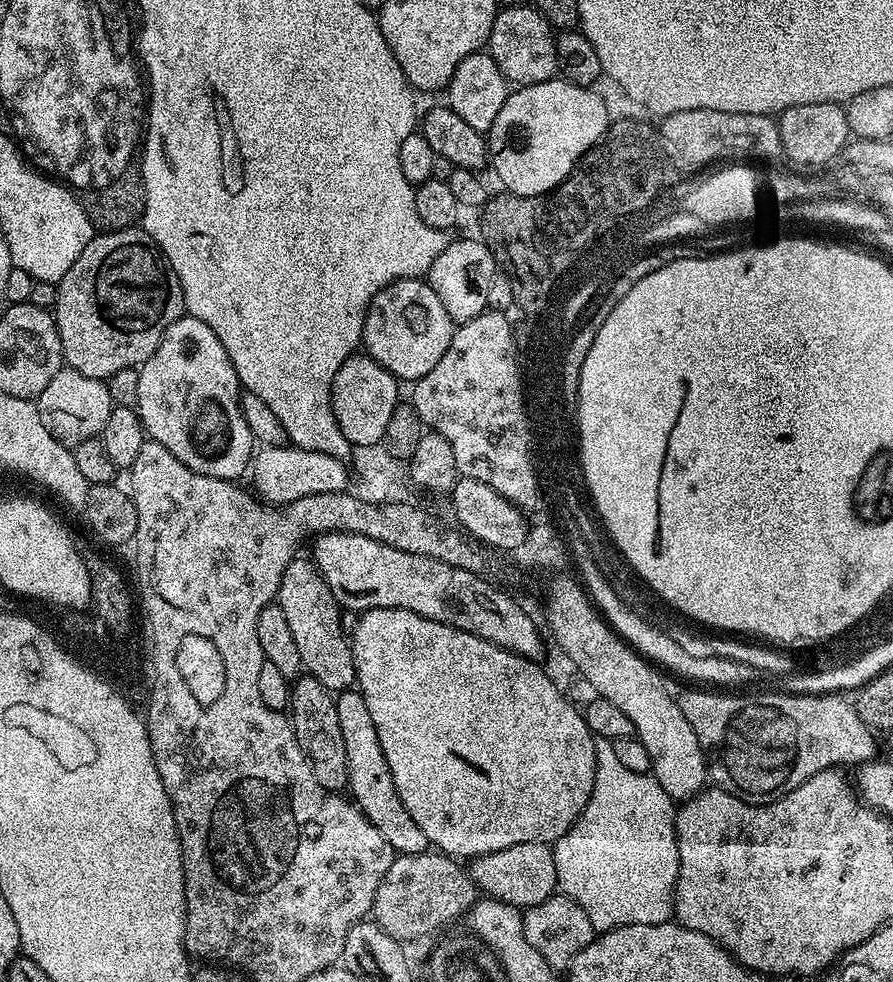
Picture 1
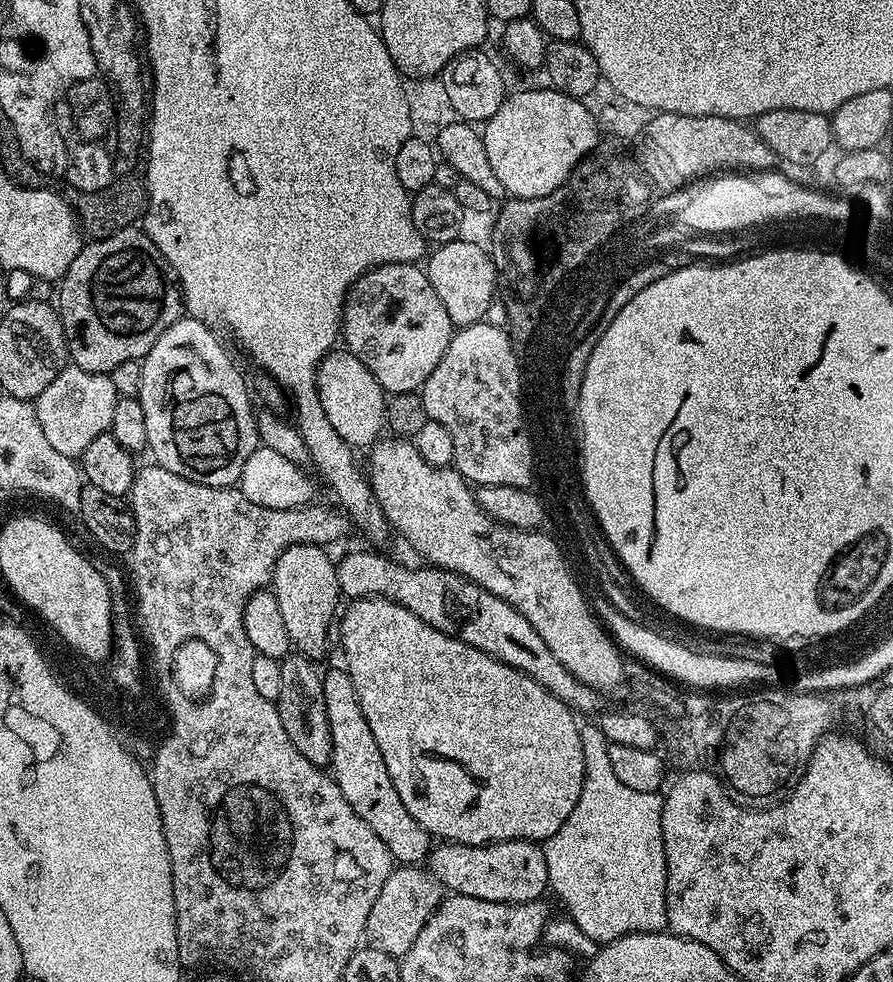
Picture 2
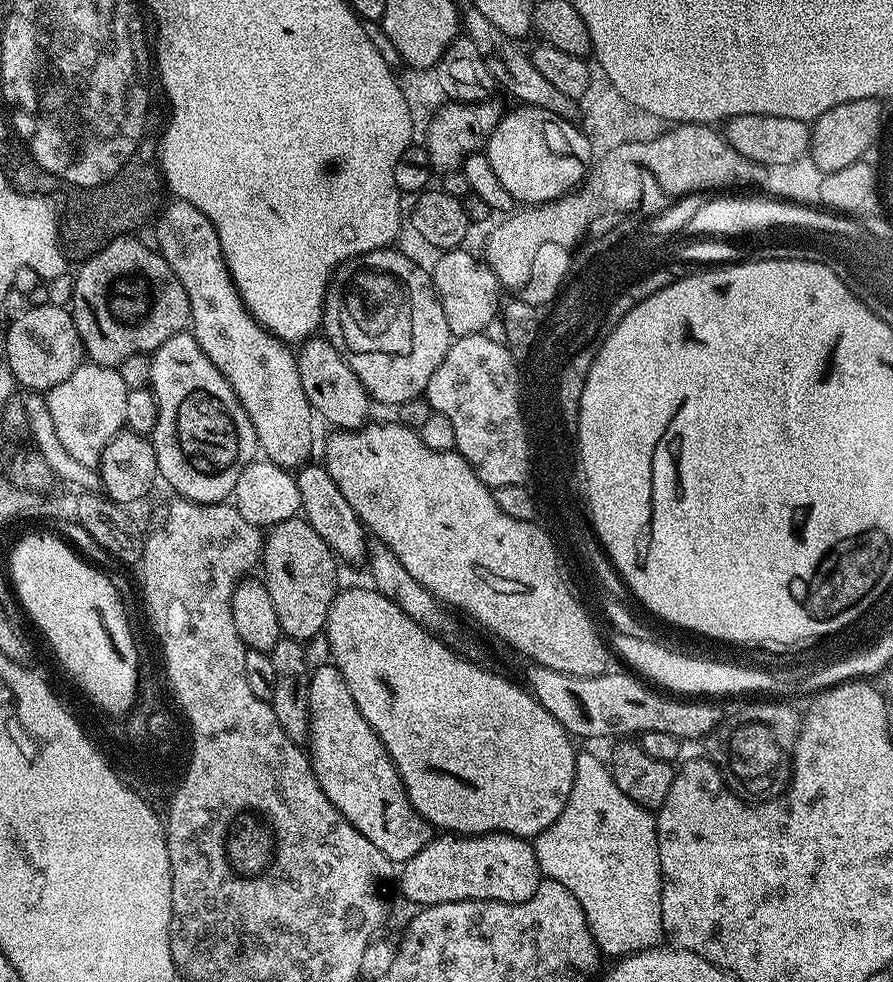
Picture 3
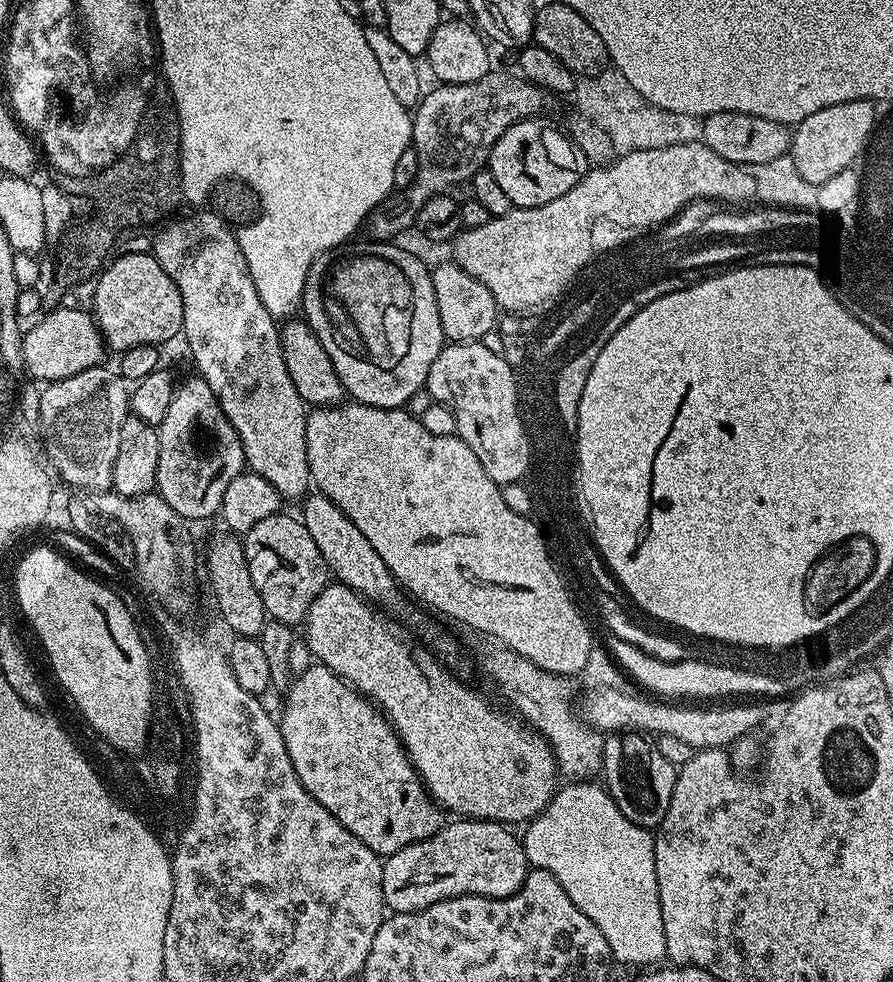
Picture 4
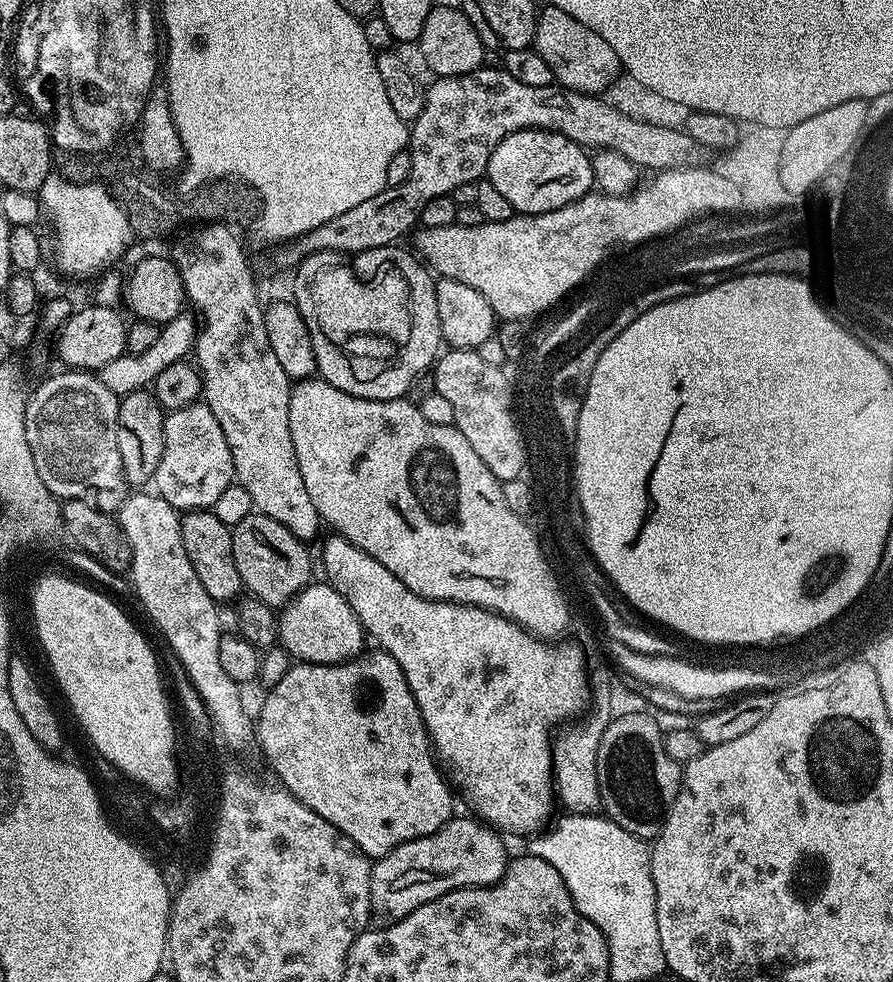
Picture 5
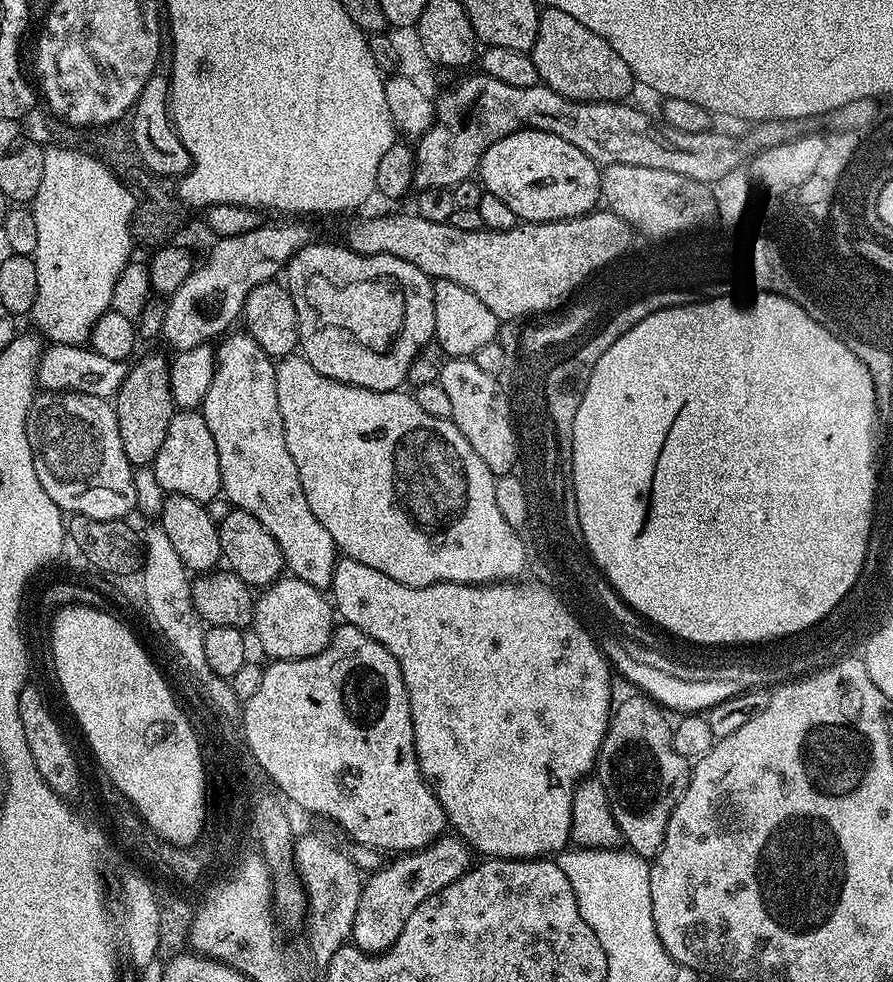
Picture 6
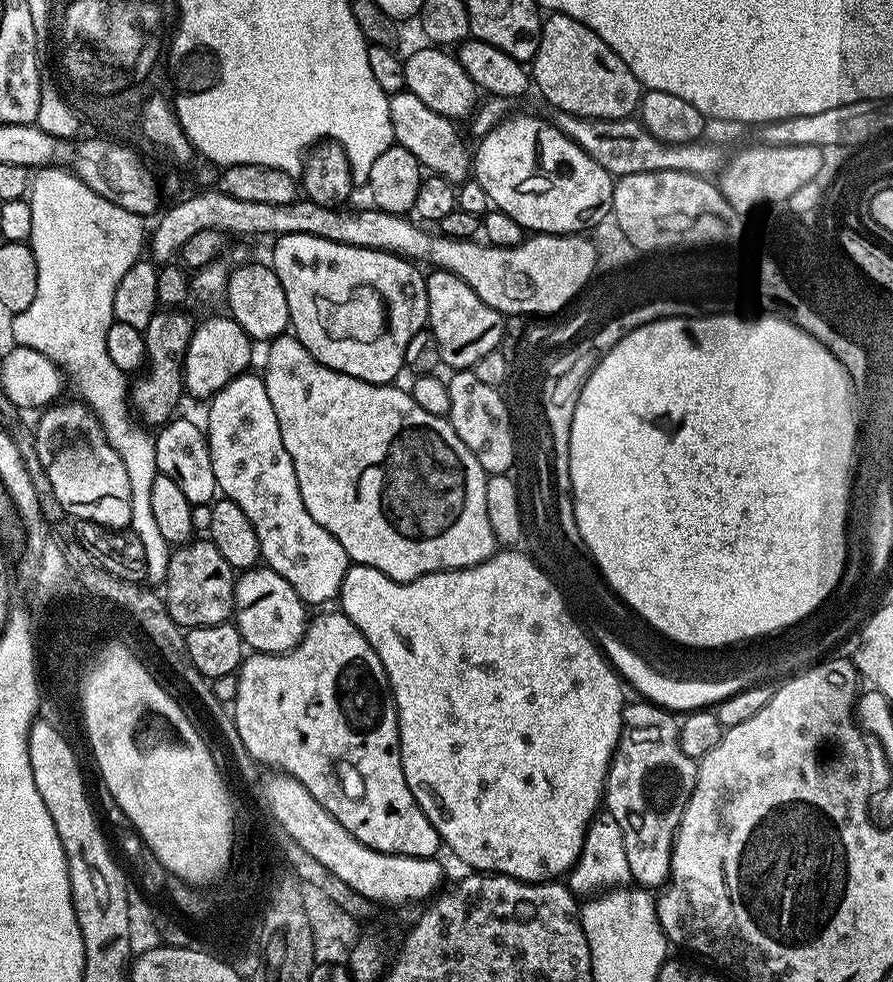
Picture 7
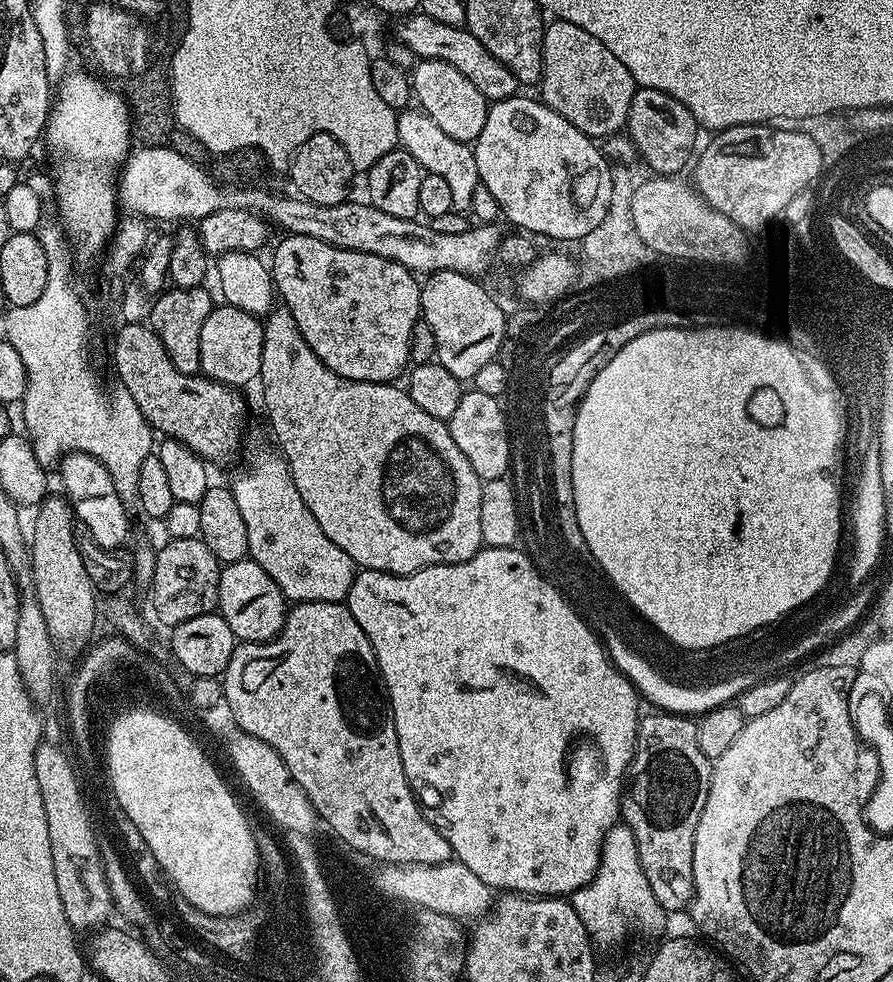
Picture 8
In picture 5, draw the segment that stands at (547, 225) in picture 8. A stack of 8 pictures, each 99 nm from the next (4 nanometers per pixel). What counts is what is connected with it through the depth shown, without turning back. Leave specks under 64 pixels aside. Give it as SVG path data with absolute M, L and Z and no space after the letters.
M526 128L522 132L511 132L490 154L486 173L487 183L502 193L502 198L510 201L513 213L537 216L550 210L558 210L578 198L593 191L592 162L589 153L573 140L556 132L546 132L543 128Z

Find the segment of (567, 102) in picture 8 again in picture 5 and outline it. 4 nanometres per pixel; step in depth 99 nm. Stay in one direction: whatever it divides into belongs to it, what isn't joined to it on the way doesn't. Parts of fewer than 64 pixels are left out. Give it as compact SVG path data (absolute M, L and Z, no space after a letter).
M547 6L539 9L536 18L534 47L546 66L550 66L552 79L559 87L580 92L583 96L600 96L607 93L611 85L621 76L621 61L610 46L608 38L594 34L590 26L582 26L578 18Z

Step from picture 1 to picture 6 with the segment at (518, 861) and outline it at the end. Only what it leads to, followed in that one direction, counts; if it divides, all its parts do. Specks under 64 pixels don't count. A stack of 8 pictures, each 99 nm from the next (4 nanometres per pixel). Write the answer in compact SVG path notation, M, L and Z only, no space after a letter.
M445 834L439 840L433 840L431 844L425 848L419 848L416 852L406 852L397 855L383 866L375 869L371 873L372 876L363 881L360 889L360 897L358 898L358 914L354 914L354 926L350 937L351 943L357 948L369 954L379 954L389 948L398 938L398 934L402 934L402 926L406 926L406 918L410 918L410 914L414 914L414 910L418 910L418 906L422 906L422 902L426 902L426 898L430 898L430 894L438 894L438 890L442 890L446 886L450 886L450 882L454 882L462 873L473 867L473 853L467 844L455 834Z

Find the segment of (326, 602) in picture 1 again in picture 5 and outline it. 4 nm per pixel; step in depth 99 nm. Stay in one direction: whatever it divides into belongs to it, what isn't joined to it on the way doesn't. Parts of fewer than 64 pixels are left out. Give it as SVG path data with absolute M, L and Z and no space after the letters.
M254 510L249 516L242 518L242 522L231 525L231 530L234 566L238 566L241 585L247 591L249 588L252 591L249 593L255 599L262 601L263 604L269 604L274 610L279 610L290 603L306 585L313 583L312 556L308 553L309 545L305 541L299 540L289 528L282 526L282 522L274 522L274 518Z

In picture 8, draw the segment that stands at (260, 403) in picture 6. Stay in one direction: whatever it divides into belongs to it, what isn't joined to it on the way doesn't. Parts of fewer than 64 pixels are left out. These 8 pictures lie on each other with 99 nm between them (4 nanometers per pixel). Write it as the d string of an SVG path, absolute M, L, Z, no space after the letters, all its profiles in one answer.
M272 448L246 449L244 465L230 481L232 497L238 502L238 514L246 524L248 556L270 574L285 601L335 604L347 601L357 565L352 563L346 550L338 550L338 546L322 534L322 528L314 522L314 514L306 510L306 502L302 502L294 486L283 455Z

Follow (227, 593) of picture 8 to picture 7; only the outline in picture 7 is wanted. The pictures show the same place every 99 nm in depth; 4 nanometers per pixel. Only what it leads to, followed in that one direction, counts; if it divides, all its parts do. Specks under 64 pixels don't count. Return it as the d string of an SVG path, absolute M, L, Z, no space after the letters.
M267 566L250 568L236 576L232 606L240 639L253 653L279 654L290 651L304 637L310 619L310 612L304 601L298 598L298 594L294 594L294 586L290 586L290 582L282 578L282 574Z

